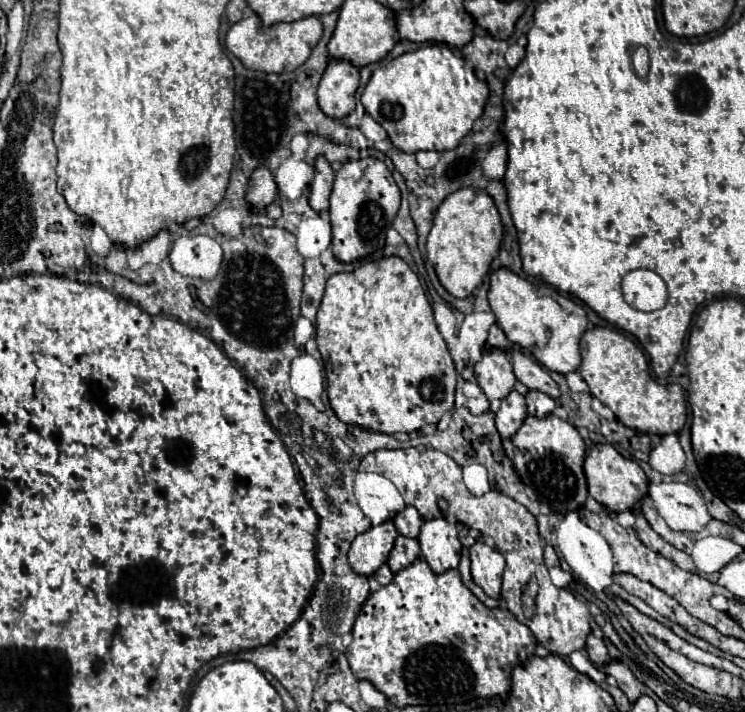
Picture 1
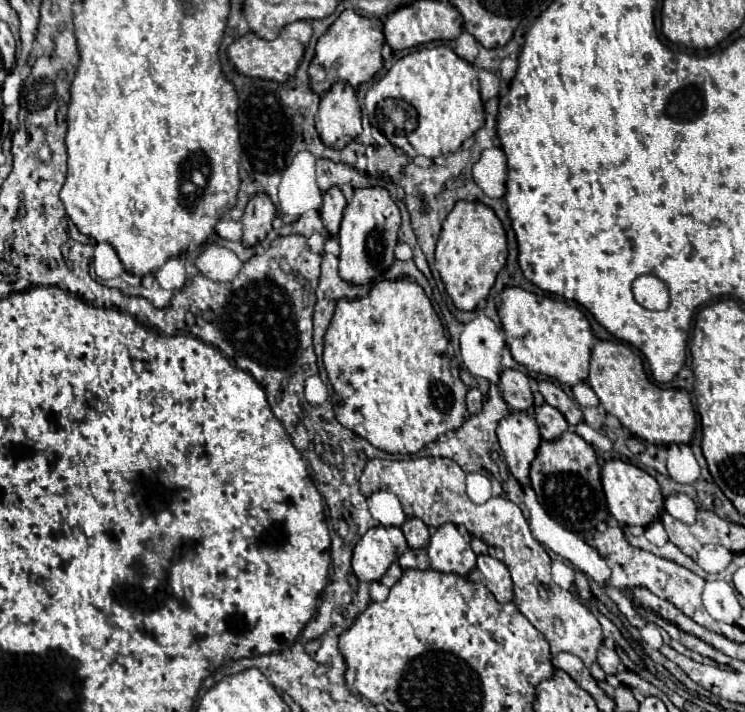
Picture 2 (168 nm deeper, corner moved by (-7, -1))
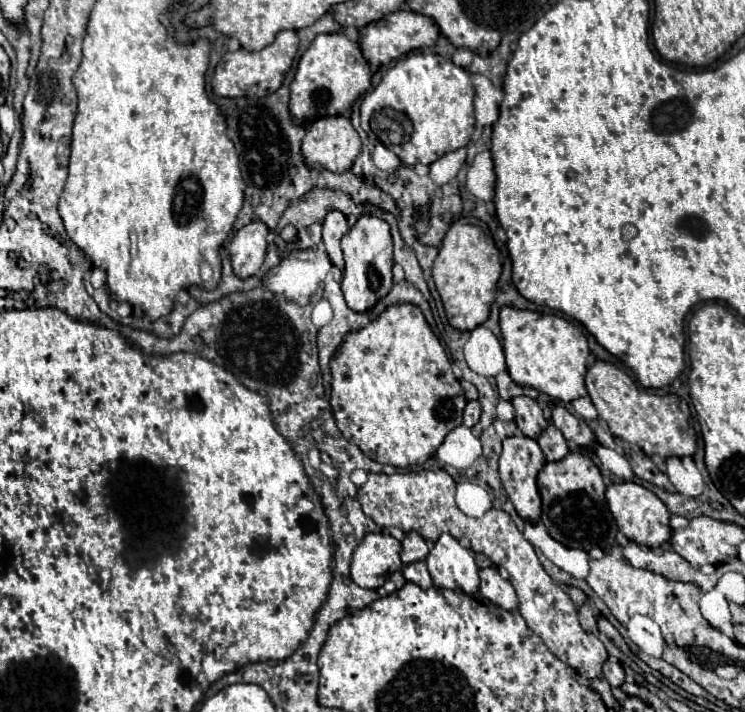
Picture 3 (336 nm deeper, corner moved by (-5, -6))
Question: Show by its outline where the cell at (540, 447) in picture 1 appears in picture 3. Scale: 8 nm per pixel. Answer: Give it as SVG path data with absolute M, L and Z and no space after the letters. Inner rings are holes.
M569 453L557 463L545 463L537 477L539 493L543 497L541 523L547 527L549 535L569 549L591 551L595 547L609 551L617 545L617 525L607 507L605 483L601 471L583 453Z

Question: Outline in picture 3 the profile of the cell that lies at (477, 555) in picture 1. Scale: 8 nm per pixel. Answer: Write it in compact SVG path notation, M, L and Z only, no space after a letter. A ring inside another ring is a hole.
M487 567L487 569L481 569L479 575L481 575L481 595L485 599L493 601L495 605L507 611L513 611L519 607L519 599L515 595L513 585L507 579L503 579L497 573L497 569Z

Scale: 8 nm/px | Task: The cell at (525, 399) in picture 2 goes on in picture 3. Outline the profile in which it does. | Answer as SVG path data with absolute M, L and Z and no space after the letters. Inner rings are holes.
M517 397L511 403L515 407L515 423L517 423L519 431L531 439L539 437L541 429L545 429L545 425L549 425L549 421L541 413L541 407L529 397Z

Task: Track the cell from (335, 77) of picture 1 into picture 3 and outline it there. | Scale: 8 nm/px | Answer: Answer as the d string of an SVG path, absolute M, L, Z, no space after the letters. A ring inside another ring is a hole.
M339 115L339 117L325 117L315 121L307 135L301 141L301 153L305 157L305 165L309 169L321 165L327 171L333 173L345 173L345 169L351 169L355 157L361 153L361 139L357 135L357 131L353 129L351 121L347 115Z

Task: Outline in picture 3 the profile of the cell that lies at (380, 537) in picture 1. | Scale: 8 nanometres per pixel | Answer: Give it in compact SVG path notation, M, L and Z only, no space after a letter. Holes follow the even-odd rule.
M369 533L361 543L359 547L355 549L353 553L353 561L351 561L351 579L363 587L363 589L379 589L389 577L391 573L399 571L401 569L401 543L391 537L391 535L385 535L385 533Z

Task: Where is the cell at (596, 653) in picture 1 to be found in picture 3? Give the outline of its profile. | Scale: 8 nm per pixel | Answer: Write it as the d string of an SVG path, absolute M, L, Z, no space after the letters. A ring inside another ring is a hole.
M607 661L603 665L603 675L605 675L605 681L611 685L611 687L621 687L623 681L625 681L625 671L619 663L613 663L613 661Z

